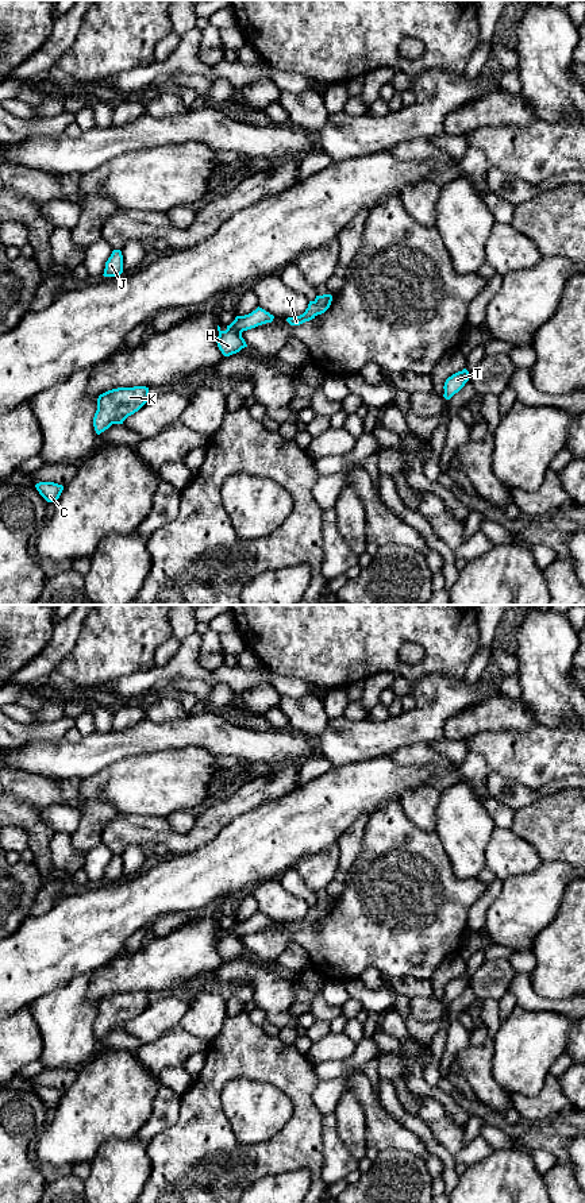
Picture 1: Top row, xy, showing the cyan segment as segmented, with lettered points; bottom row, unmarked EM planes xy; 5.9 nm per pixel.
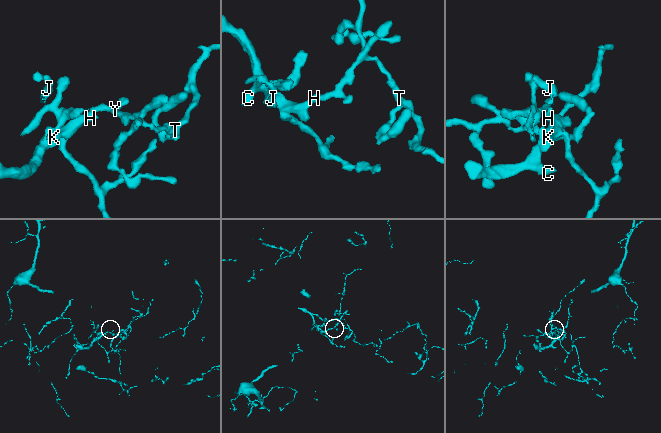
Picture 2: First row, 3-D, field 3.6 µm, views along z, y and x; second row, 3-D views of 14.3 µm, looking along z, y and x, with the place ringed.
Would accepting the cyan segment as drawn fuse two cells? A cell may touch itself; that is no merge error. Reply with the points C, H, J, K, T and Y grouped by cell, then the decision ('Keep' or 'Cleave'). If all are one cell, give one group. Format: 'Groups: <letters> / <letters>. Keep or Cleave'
Groups: C H K / J T Y. Cleave

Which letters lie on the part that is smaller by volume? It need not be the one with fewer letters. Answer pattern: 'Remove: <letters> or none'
Remove: C, H, K

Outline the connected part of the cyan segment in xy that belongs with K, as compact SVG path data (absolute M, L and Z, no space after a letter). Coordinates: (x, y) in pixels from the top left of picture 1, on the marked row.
M118 387L99 396L97 410L93 417L93 427L97 435L112 424L123 421L138 412L150 398L149 387Z

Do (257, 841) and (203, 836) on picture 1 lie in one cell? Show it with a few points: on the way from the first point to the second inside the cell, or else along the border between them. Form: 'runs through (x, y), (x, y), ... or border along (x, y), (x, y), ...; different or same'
border along (238, 816), (212, 839), (187, 852); different

